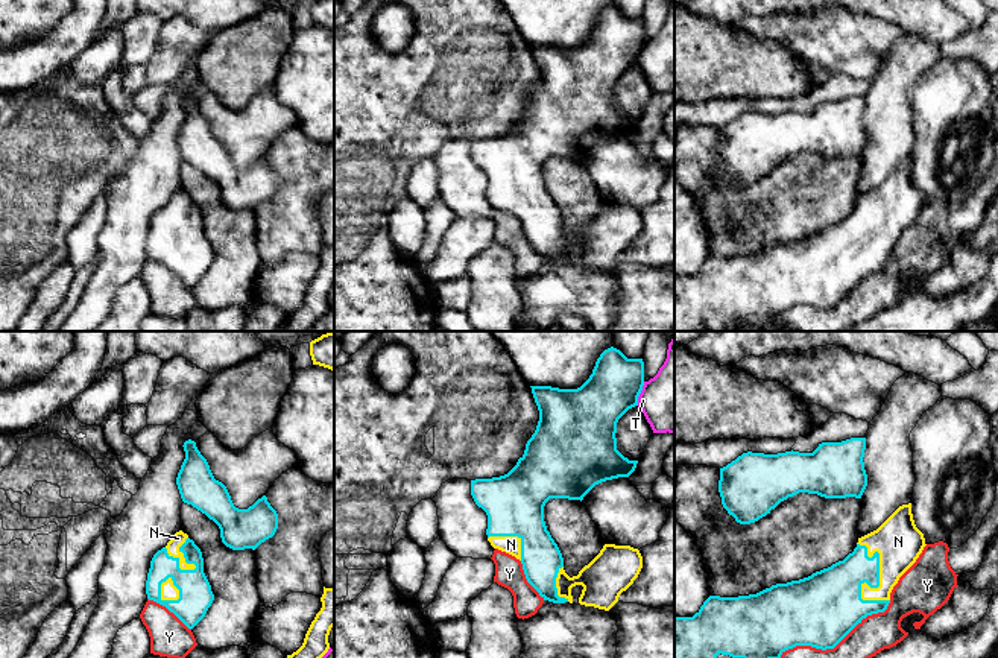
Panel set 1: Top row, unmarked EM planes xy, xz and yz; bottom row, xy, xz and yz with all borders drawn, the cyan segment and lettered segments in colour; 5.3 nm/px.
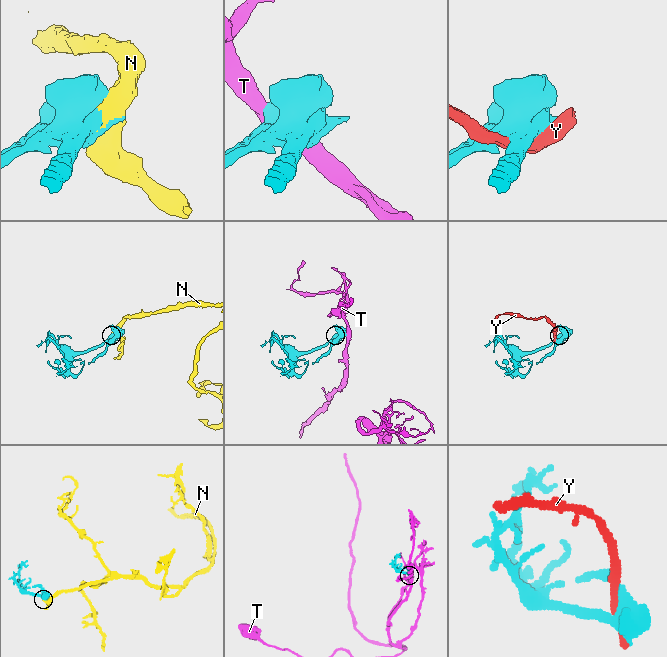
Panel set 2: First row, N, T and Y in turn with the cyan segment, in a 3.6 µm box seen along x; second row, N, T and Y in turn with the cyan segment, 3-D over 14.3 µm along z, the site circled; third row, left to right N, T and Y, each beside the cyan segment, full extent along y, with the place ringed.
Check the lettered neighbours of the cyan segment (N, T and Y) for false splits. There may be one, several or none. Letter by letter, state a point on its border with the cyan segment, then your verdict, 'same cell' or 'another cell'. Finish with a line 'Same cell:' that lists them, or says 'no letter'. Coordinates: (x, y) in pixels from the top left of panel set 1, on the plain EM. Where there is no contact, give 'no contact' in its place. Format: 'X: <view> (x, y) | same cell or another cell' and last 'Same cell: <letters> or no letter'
N: yz (878, 243) | same cell
T: xz (640, 52) | another cell
Y: yz (836, 304) | another cell
Same cell: N

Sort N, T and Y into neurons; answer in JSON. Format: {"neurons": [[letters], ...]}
{"neurons": [["N"], ["T"], ["Y"]]}

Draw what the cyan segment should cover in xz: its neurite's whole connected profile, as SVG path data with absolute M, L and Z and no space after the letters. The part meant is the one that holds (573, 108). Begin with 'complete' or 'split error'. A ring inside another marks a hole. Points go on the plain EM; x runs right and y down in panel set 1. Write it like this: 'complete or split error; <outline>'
split error; M614 6L600 14L592 33L577 49L530 46L539 81L524 114L504 135L471 140L471 155L488 175L488 201L494 208L521 220L527 242L544 260L573 263L571 248L582 245L580 264L609 270L643 228L638 208L605 204L577 236L570 237L564 229L562 213L544 181L544 166L550 158L582 161L595 144L629 137L635 131L638 120L629 120L617 109L615 93L618 79L638 65L643 46L643 18L627 18Z

